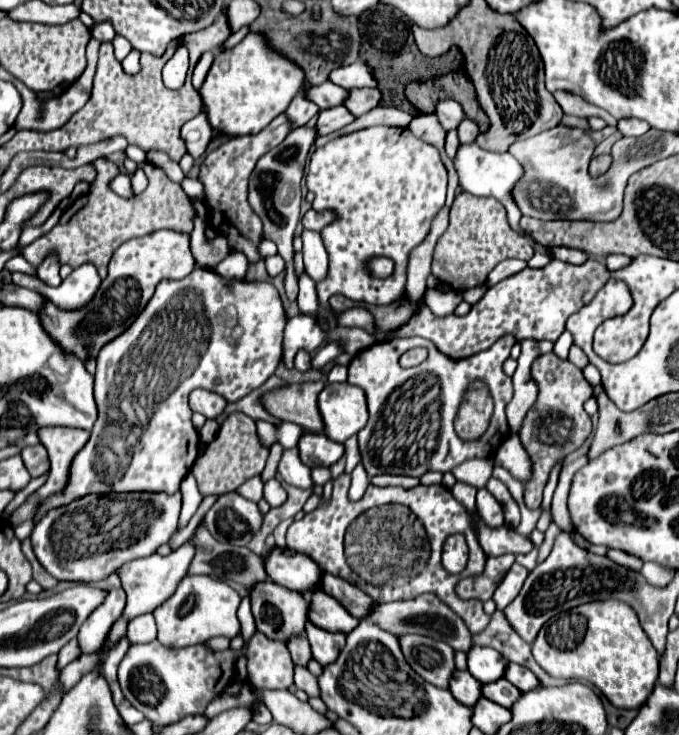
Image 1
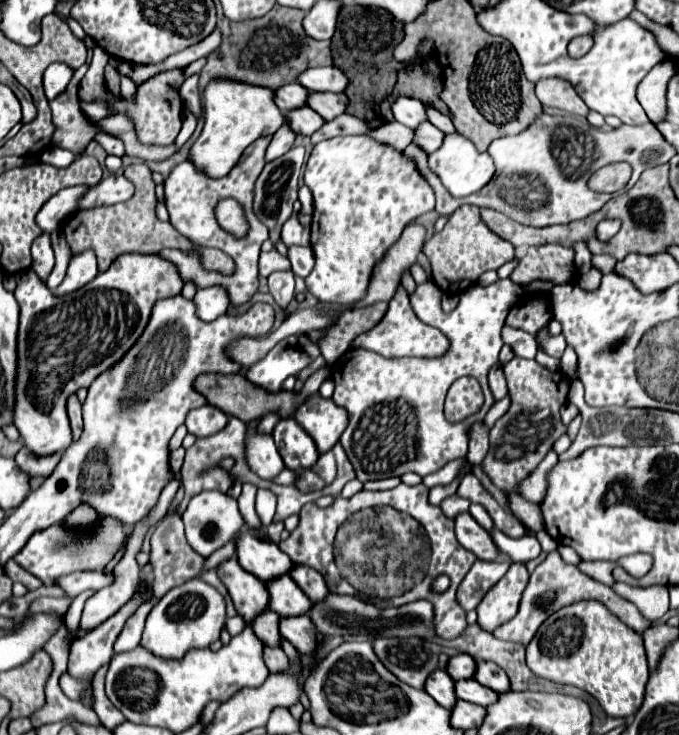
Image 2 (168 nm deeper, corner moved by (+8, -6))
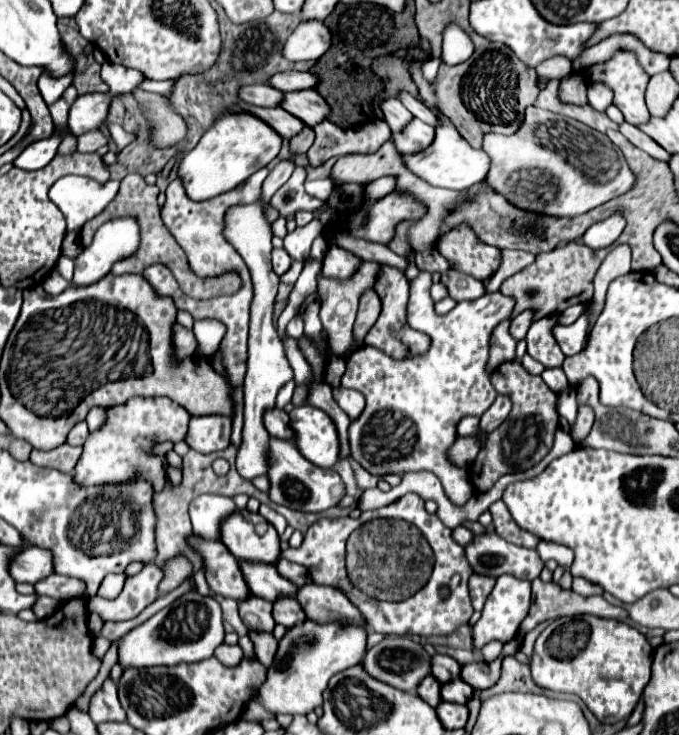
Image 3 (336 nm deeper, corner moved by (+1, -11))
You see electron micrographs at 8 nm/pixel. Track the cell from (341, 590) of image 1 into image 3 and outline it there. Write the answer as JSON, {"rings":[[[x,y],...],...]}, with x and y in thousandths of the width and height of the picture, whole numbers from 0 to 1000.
{"rings":[[[415,758],[409,761],[406,774],[409,774],[409,780],[412,780],[415,785],[421,785],[424,790],[430,790],[433,796],[451,796],[451,793],[459,790],[457,782],[454,782],[454,777],[451,777],[448,771],[442,771],[442,769],[436,769],[436,766],[427,766],[427,763],[415,761]]]}

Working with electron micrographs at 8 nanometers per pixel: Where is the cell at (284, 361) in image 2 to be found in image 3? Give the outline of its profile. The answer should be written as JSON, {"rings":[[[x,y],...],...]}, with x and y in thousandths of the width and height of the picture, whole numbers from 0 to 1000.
{"rings":[[[412,219],[398,233],[395,244],[386,252],[386,271],[371,279],[342,282],[333,293],[330,320],[348,336],[348,341],[356,347],[359,358],[365,361],[368,374],[371,374],[371,390],[374,390],[374,407],[371,407],[371,418],[368,418],[368,453],[365,453],[365,505],[362,505],[362,516],[359,516],[359,600],[356,600],[356,608],[351,611],[351,622],[348,622],[348,638],[359,652],[374,652],[380,646],[392,646],[392,624],[386,624],[386,608],[392,608],[392,597],[398,597],[398,592],[386,581],[386,559],[392,554],[404,554],[412,527],[430,516],[430,499],[421,488],[418,472],[415,472],[406,445],[401,439],[404,407],[406,407],[412,380],[401,369],[401,358],[398,358],[401,312],[392,298],[392,282],[398,279],[401,265],[427,244],[430,233],[433,233],[430,219]]]}

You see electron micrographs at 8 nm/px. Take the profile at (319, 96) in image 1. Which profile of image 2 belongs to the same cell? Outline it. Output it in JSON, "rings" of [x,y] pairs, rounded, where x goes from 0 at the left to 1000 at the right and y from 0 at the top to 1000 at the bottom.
{"rings":[[[423,114],[408,120],[408,131],[405,131],[405,141],[417,150],[417,152],[429,152],[437,150],[440,144],[452,144],[455,136],[455,122],[443,114]]]}

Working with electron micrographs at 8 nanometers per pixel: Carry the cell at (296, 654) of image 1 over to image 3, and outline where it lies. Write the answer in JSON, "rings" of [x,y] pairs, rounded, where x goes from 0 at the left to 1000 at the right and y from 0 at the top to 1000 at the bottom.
{"rings":[[[365,810],[362,815],[351,818],[351,831],[353,831],[359,850],[365,856],[377,856],[377,859],[398,859],[401,861],[406,848],[398,837],[398,826],[401,826],[398,818],[377,812],[377,810]]]}

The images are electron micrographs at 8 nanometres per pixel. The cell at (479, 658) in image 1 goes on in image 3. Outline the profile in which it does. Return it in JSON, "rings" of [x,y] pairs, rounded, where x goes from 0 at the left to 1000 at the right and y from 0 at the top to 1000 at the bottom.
{"rings":[[[639,891],[633,897],[633,918],[639,924],[645,924],[648,929],[657,929],[663,924],[672,924],[675,921],[675,913],[677,913],[675,899],[669,899],[660,891]]]}

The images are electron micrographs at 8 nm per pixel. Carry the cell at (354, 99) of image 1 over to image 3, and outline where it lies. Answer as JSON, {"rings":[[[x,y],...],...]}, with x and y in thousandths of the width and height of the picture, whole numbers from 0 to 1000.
{"rings":[[[462,121],[421,127],[409,146],[424,151],[427,156],[445,162],[445,167],[454,173],[462,173],[465,167],[477,165],[480,156],[486,154],[486,146],[480,146],[477,135]]]}

